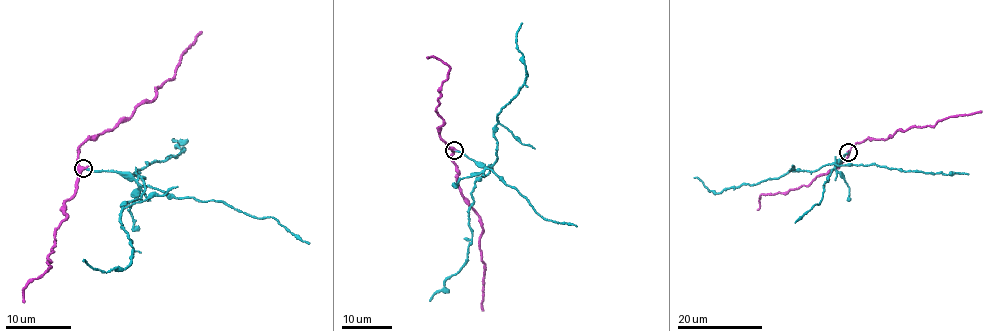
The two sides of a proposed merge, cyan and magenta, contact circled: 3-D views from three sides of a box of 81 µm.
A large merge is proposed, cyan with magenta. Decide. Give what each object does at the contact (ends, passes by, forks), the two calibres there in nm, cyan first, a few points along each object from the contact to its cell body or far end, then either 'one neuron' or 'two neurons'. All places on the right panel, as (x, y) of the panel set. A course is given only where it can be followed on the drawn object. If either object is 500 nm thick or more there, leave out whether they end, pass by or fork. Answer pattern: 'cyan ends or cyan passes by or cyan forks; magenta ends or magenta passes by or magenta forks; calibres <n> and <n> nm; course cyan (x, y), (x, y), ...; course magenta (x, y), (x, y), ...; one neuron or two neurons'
cyan ends; magenta passes by; calibres 240 and 420 nm; course cyan (848, 152), (834, 164), (824, 165), (812, 171), (797, 170), (720, 193), (707, 189), (699, 179), (694, 178); course magenta (848, 152), (867, 138), (884, 140), (899, 130), (932, 127), (950, 117), (981, 110); two neurons

